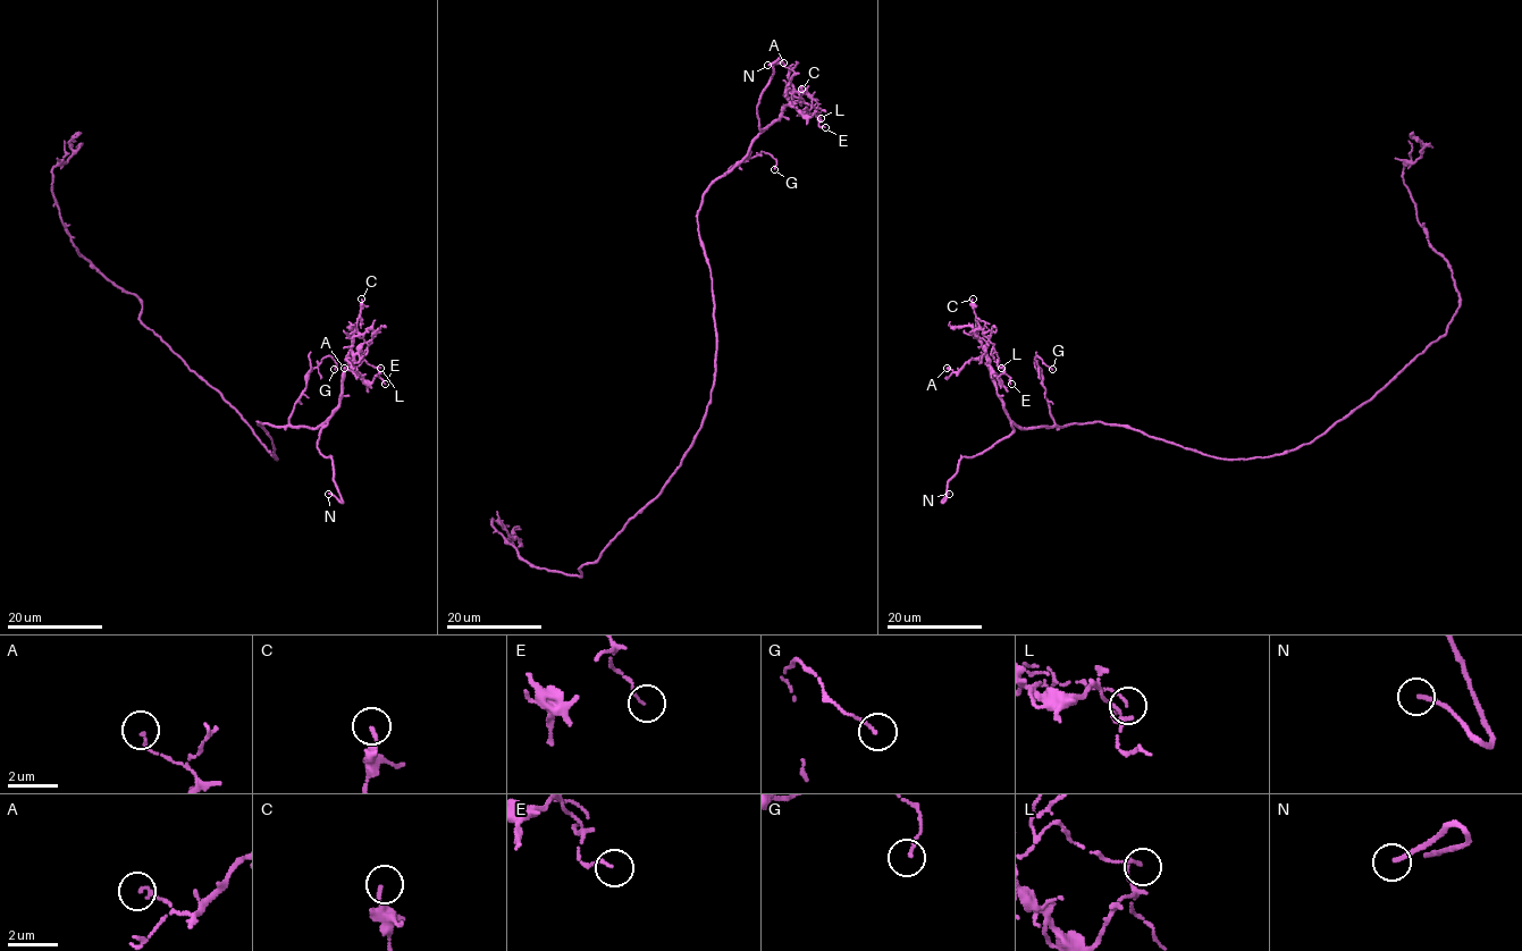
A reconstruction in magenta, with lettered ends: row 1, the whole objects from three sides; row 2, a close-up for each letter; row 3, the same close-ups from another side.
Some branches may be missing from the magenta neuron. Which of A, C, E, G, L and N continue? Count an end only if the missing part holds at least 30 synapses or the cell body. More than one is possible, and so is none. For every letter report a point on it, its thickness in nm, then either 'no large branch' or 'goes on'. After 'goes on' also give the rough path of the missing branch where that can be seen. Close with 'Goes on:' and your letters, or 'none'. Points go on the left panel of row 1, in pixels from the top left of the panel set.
A: place (344, 368); calibre 120 nm; no large branch
C: place (361, 299); calibre 140 nm; no large branch
E: place (385, 384); calibre 90 nm; no large branch
G: place (334, 369); calibre 110 nm; no large branch
L: place (380, 368); calibre 100 nm; no large branch
N: place (328, 494); calibre 170 nm; goes on; course (328, 494), (307, 497)
Goes on: N

